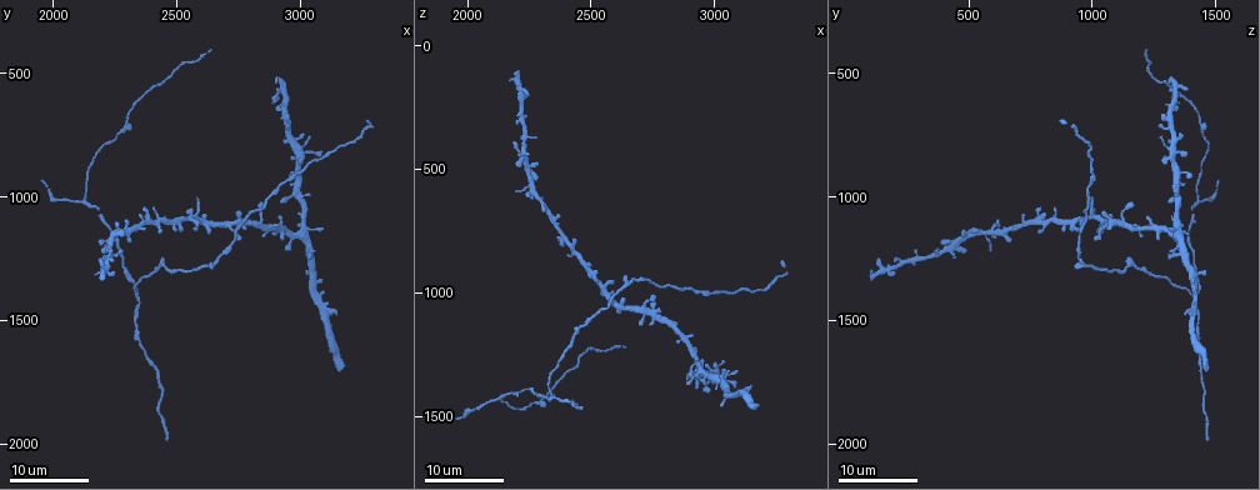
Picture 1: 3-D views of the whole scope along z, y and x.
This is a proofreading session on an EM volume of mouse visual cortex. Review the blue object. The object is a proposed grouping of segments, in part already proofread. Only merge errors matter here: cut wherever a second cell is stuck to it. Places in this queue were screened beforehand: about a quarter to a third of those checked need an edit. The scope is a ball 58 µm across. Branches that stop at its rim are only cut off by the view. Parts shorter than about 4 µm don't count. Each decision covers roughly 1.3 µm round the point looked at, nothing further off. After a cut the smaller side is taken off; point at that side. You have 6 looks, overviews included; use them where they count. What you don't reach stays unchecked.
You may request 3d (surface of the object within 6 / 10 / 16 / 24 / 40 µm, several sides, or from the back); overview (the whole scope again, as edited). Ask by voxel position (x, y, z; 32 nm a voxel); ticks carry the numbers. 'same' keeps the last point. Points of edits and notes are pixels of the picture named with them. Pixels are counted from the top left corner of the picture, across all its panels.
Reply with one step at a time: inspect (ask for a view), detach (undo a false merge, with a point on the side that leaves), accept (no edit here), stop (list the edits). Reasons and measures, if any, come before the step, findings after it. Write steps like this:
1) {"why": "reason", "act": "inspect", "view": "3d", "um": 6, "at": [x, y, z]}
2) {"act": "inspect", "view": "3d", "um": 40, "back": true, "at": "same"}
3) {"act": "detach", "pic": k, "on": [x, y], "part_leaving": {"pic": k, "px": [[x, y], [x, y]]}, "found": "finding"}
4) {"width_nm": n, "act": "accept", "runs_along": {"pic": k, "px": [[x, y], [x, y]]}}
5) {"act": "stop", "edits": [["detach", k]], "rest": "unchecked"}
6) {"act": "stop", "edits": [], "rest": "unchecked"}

{"why": "three arms meet", "act": "inspect", "view": "3d", "um": 24, "at": [2740, 1130, 970]}

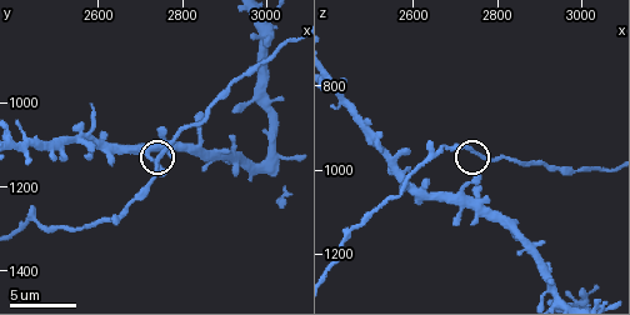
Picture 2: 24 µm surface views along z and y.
{"act": "inspect", "view": "3d", "um": 10, "at": [2750, 1130, 960]}

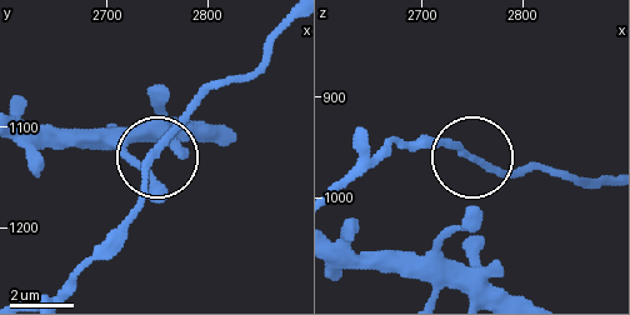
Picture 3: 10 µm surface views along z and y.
{"width_nm": 160, "act": "accept", "runs_along": {"pic": 3, "px": [[56, 293], [129, 211], [161, 139], [223, 78]]}, "found": "one cell here"}

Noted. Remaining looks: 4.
{"why": "a narrow waist", "act": "inspect", "view": "3d", "um": 16, "at": [2430, 1820, 1460]}

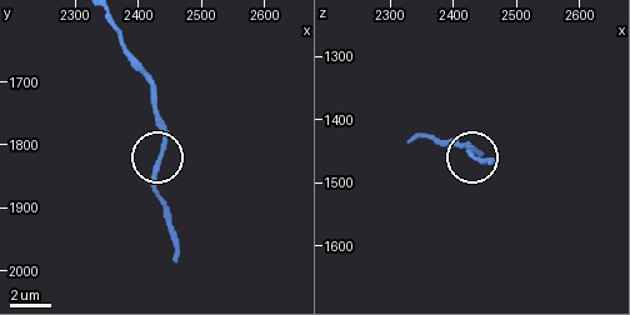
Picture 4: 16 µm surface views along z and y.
{"why": "closer look", "act": "inspect", "view": "3d", "um": 6, "at": "same"}

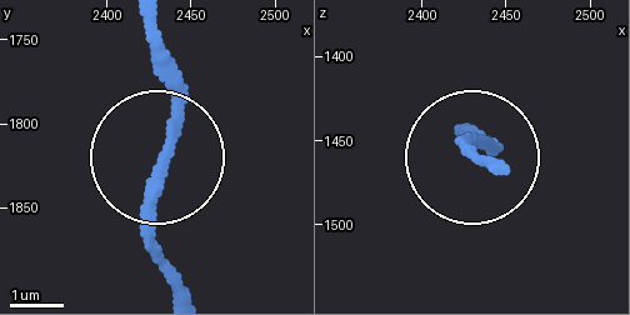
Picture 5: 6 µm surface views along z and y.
{"width_nm": 210, "act": "accept", "found": "continuous, no second cell"}

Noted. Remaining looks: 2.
{"act": "inspect", "view": "3d", "um": 24, "at": [2120, 1010, 1420]}

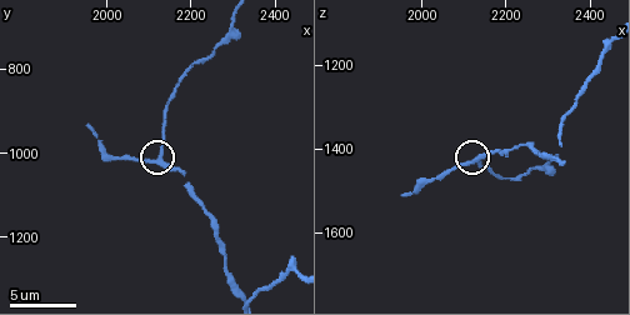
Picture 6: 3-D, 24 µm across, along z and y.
{"act": "inspect", "view": "3d", "um": 6, "at": [2120, 1005, 1430]}

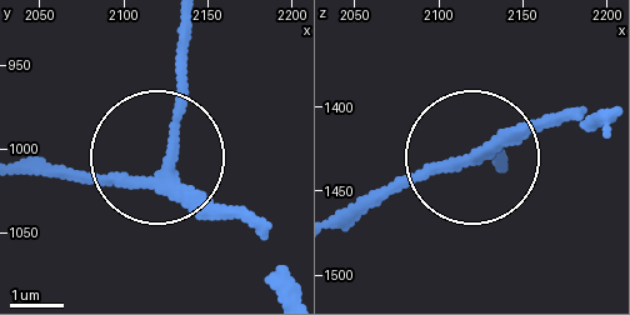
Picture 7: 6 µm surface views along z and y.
{"side_arm_um": 8, "act": "accept", "runs_along": {"pic": 7, "px": [[605, 114], [515, 131], [341, 208]]}, "found": "all the same cell"}

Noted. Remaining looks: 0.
{"act": "stop", "edits": [], "rest": "unchecked"}

